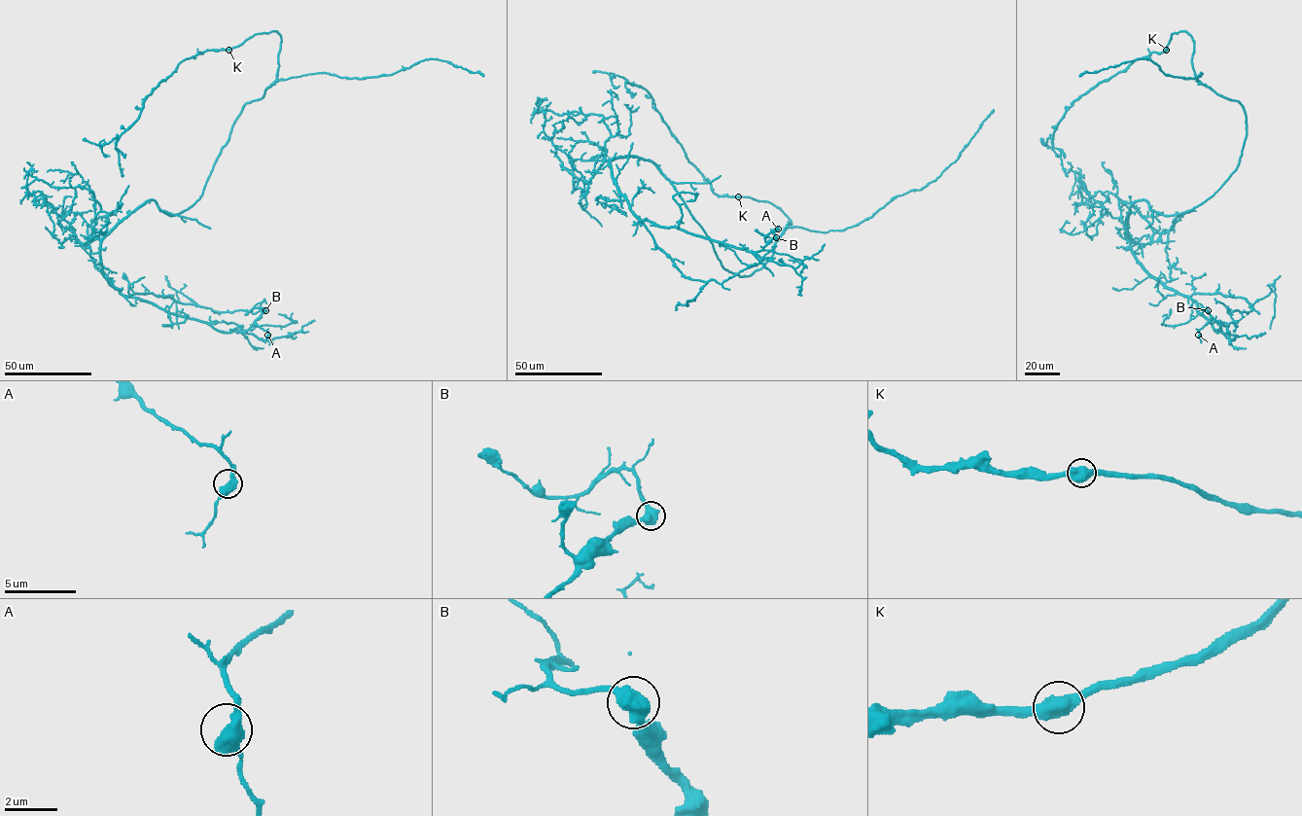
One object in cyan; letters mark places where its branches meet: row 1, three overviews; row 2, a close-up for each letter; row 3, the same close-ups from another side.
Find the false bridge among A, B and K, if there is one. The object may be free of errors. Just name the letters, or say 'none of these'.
none of these

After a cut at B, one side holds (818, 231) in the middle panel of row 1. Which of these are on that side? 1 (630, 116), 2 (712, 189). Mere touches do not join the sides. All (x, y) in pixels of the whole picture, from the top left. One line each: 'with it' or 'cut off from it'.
1: with it
2: cut off from it

